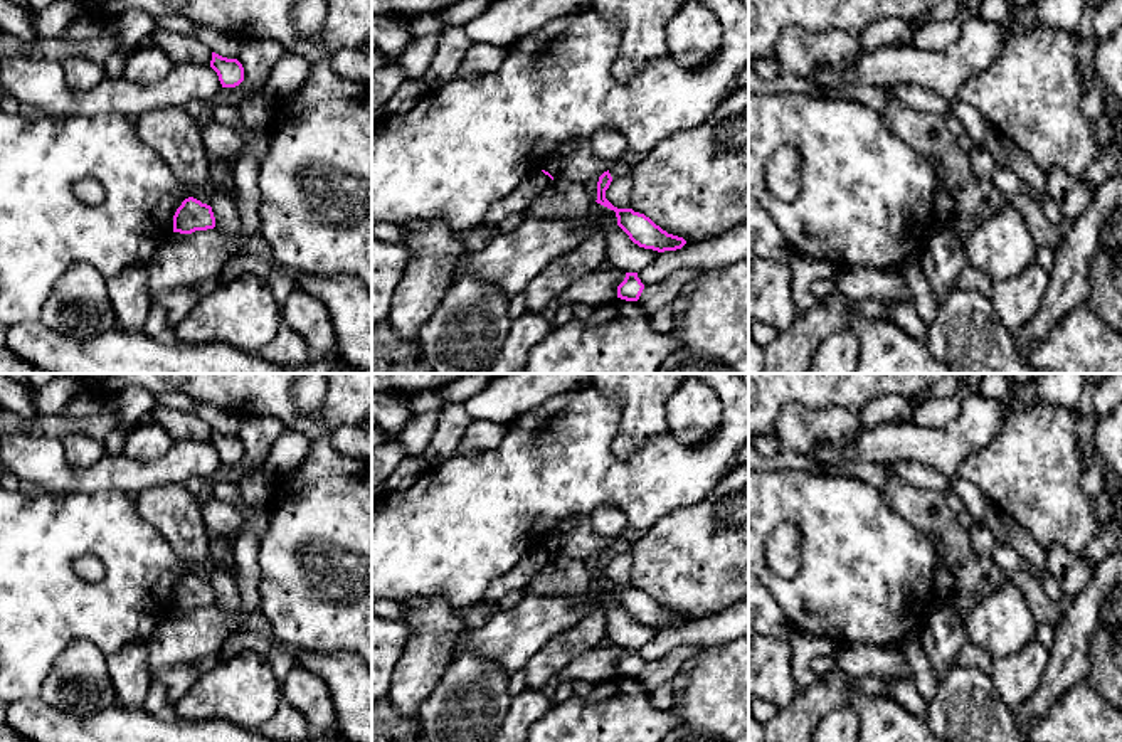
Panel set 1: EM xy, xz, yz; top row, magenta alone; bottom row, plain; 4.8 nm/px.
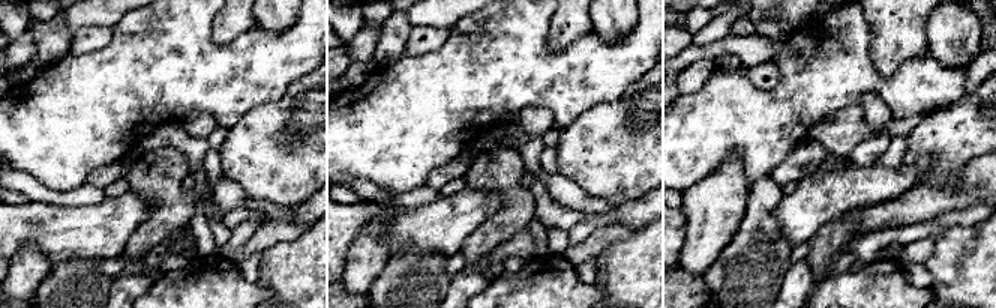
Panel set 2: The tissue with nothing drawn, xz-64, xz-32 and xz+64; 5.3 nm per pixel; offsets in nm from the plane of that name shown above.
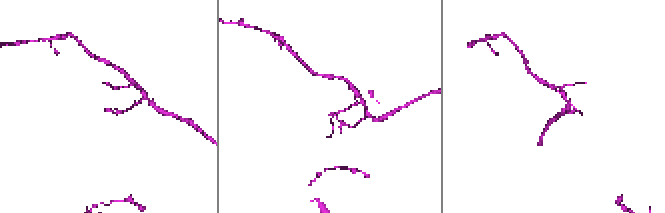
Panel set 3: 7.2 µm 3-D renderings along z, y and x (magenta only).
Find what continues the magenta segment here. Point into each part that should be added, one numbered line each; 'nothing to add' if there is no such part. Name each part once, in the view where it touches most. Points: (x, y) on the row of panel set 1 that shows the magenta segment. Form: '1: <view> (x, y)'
nothing to add

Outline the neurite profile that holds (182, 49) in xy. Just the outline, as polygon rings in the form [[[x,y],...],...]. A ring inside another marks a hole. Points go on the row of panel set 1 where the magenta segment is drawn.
[[[155,29],[146,44],[165,50],[173,64],[210,66],[212,50],[195,37]]]

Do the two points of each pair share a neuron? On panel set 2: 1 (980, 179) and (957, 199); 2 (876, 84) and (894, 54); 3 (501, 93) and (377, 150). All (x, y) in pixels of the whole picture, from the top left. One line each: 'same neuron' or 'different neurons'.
1: same neuron
2: different neurons
3: same neuron

